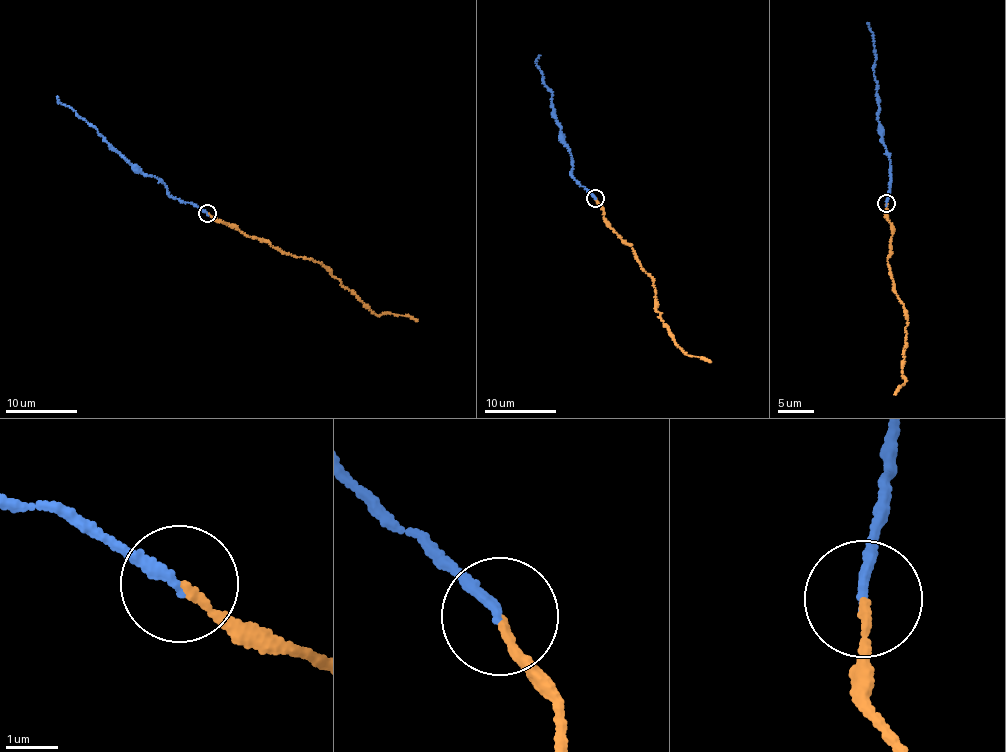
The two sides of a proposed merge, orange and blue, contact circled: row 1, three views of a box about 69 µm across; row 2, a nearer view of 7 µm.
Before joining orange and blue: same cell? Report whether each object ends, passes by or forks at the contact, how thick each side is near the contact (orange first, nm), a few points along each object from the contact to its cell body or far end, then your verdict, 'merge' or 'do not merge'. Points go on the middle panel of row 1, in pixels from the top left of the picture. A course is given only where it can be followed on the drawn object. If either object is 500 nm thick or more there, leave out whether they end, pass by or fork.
orange ends; blue ends; calibres 140 and 180 nm; course orange (595, 198), (610, 227), (635, 251), (642, 269), (650, 275), (656, 311), (676, 345), (687, 355), (710, 362); course blue (595, 198), (572, 176), (573, 165), (552, 107), (552, 95), (536, 60), (540, 55); merge

